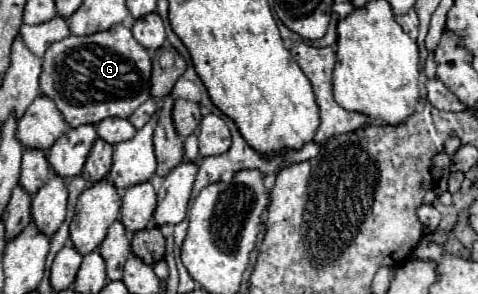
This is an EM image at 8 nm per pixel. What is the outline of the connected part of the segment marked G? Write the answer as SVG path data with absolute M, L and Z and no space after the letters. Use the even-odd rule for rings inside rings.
M115 25L107 33L87 37L69 35L53 43L43 57L41 93L57 103L71 127L99 123L105 117L129 117L141 103L151 99L151 57L135 41L131 29Z

